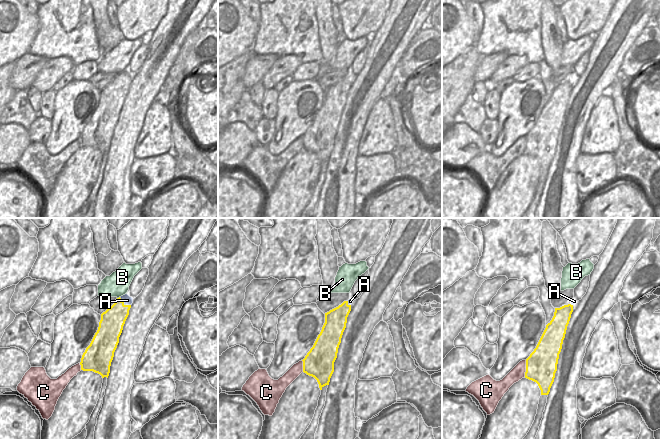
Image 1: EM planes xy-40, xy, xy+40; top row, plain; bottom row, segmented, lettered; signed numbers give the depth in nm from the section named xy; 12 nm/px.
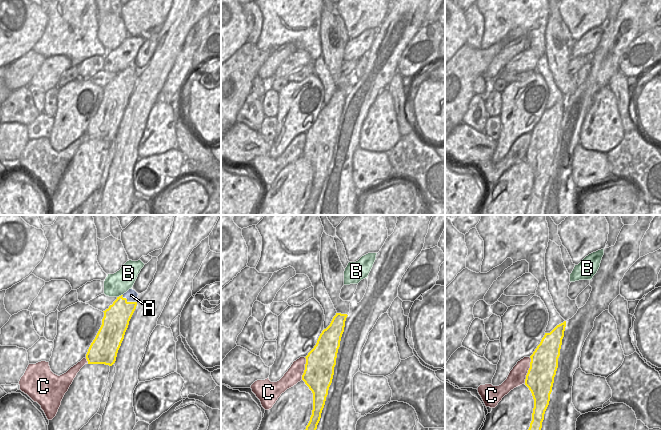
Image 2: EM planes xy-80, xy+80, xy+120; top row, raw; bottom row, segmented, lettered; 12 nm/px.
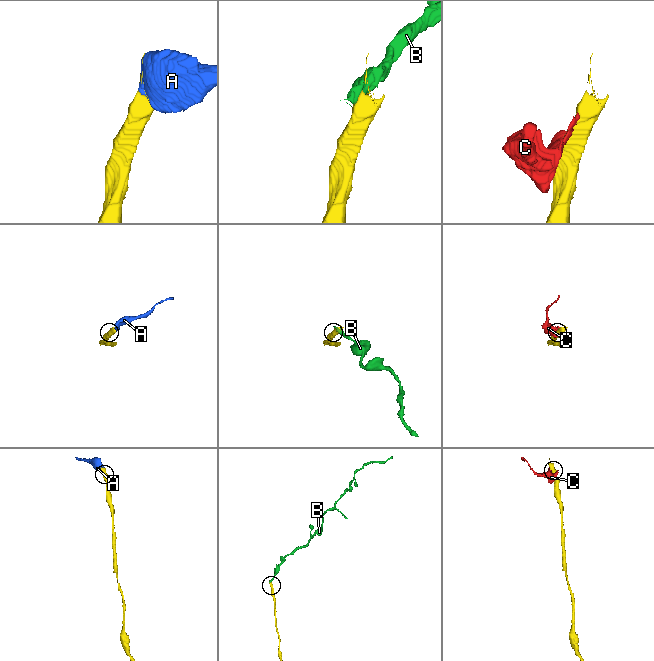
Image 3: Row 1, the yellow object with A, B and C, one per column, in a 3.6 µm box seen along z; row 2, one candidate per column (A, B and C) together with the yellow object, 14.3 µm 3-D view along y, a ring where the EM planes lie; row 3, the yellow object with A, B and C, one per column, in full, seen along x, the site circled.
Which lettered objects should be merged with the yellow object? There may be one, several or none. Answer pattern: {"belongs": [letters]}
{"belongs": []}

